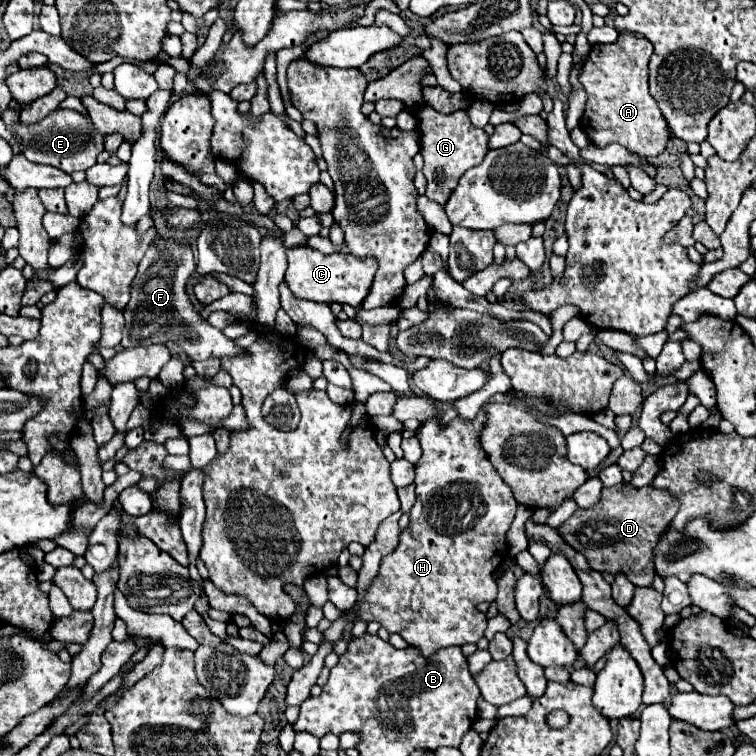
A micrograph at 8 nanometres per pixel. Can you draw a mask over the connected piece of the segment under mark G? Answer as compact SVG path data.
M419 106L415 110L417 128L421 132L421 156L425 160L423 174L427 178L427 192L425 196L435 200L437 204L445 204L453 188L457 186L459 178L473 166L481 164L483 156L487 154L487 140L489 136L475 128L465 110L457 110L453 114L441 114L431 106Z

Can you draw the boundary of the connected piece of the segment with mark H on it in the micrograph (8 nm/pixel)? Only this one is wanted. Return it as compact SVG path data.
M481 406L473 420L457 416L445 428L439 420L423 422L417 432L423 456L415 464L417 502L411 508L411 524L401 532L399 548L383 558L379 576L369 586L365 602L355 616L365 622L377 620L389 634L401 634L403 640L407 640L409 646L419 648L425 658L439 648L477 644L487 626L487 618L477 610L477 604L491 602L497 596L497 582L491 574L507 556L507 530L515 518L517 502L511 488L487 460L481 446L483 426L485 406Z

